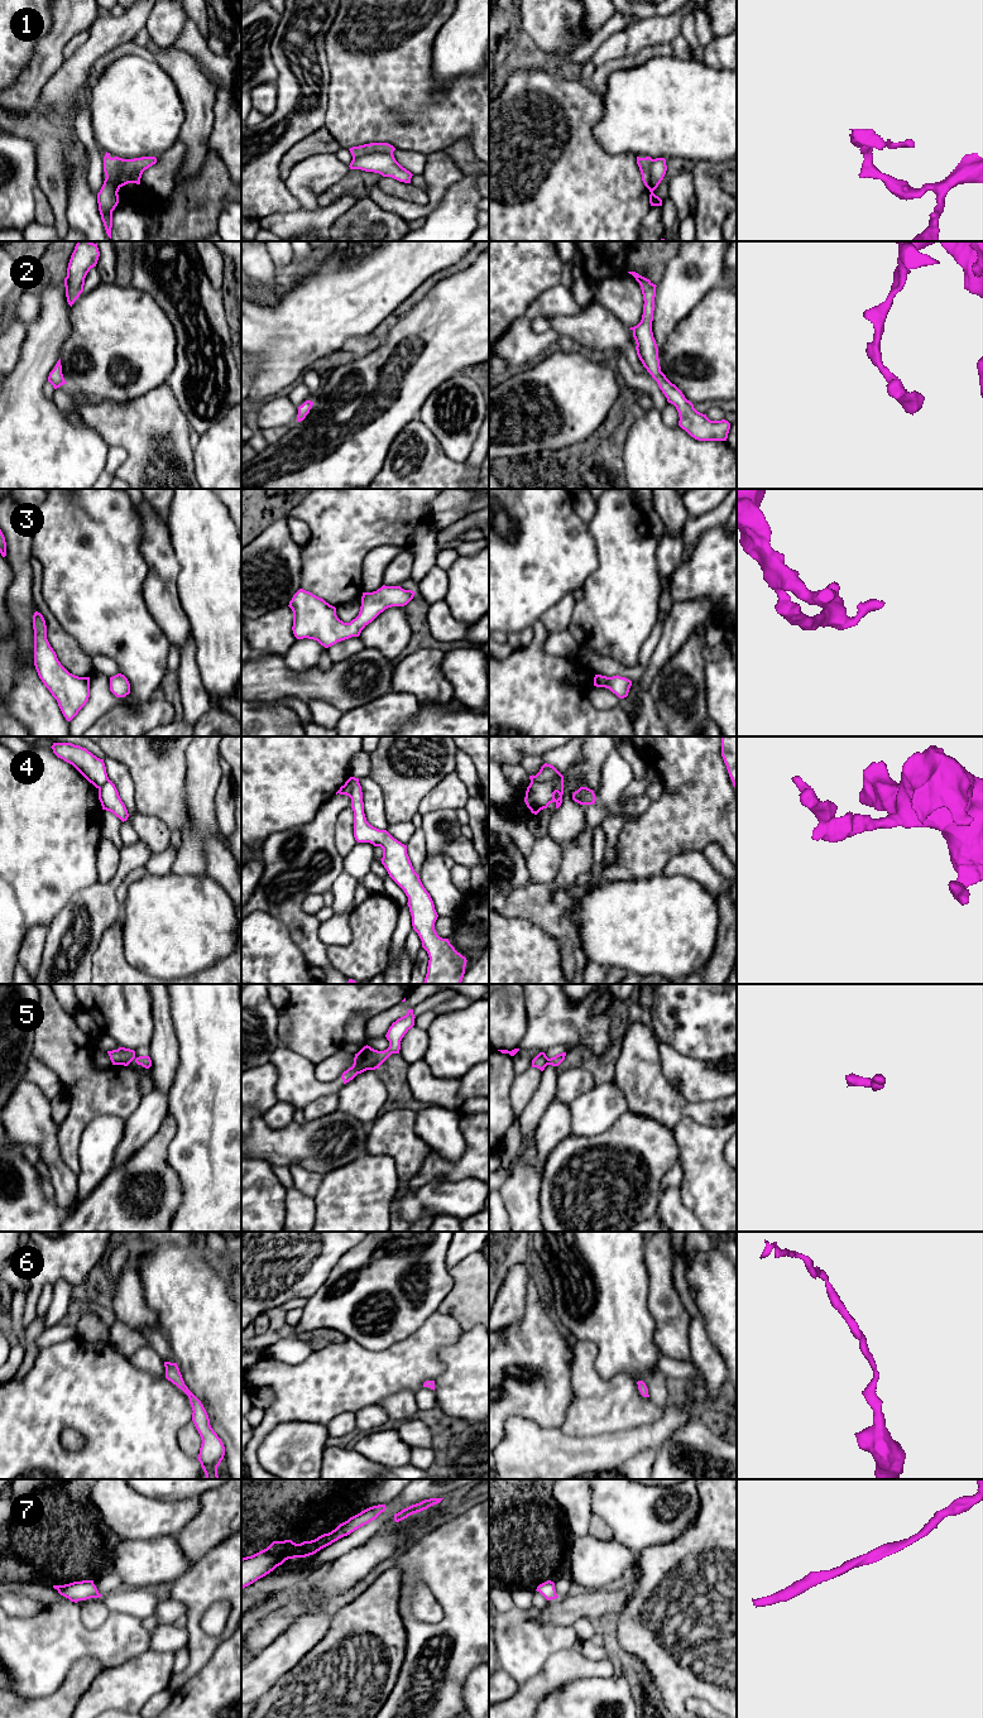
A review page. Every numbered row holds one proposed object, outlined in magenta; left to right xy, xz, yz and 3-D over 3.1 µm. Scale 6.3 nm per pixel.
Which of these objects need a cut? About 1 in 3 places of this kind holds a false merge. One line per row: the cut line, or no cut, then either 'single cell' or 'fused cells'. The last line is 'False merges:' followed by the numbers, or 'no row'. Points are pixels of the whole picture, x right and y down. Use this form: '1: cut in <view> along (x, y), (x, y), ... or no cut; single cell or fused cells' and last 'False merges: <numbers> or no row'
1: cut in xy along (140, 173), (123, 173), (118, 177), (106, 177); fused cells
2: no cut; single cell
3: no cut; single cell
4: cut in yz along (560, 773), (546, 781), (531, 782); fused cells
5: no cut; single cell
6: no cut; single cell
7: no cut; single cell
False merges: 1, 4

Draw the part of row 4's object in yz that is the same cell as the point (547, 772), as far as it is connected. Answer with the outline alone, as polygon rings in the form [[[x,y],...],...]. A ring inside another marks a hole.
[[[545,763],[536,776],[529,776],[531,782],[547,782],[558,776],[560,772],[551,764]]]

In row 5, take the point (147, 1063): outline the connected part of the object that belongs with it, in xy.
[[[119,1047],[118,1050],[107,1051],[112,1065],[124,1065],[128,1066],[133,1060],[142,1065],[145,1069],[152,1066],[150,1057],[147,1056],[135,1056],[135,1051],[125,1047]]]

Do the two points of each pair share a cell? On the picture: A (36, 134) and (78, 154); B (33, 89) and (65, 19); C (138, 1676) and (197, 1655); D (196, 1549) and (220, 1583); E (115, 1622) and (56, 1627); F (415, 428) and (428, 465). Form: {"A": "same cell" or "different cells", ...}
{"A": "different cells", "B": "same cell", "C": "different cells", "D": "different cells", "E": "same cell", "F": "same cell"}

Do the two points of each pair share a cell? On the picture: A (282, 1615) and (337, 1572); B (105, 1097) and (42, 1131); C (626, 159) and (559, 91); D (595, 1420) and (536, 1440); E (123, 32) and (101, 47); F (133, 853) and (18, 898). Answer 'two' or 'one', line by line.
A: one
B: two
C: one
D: two
E: one
F: two

